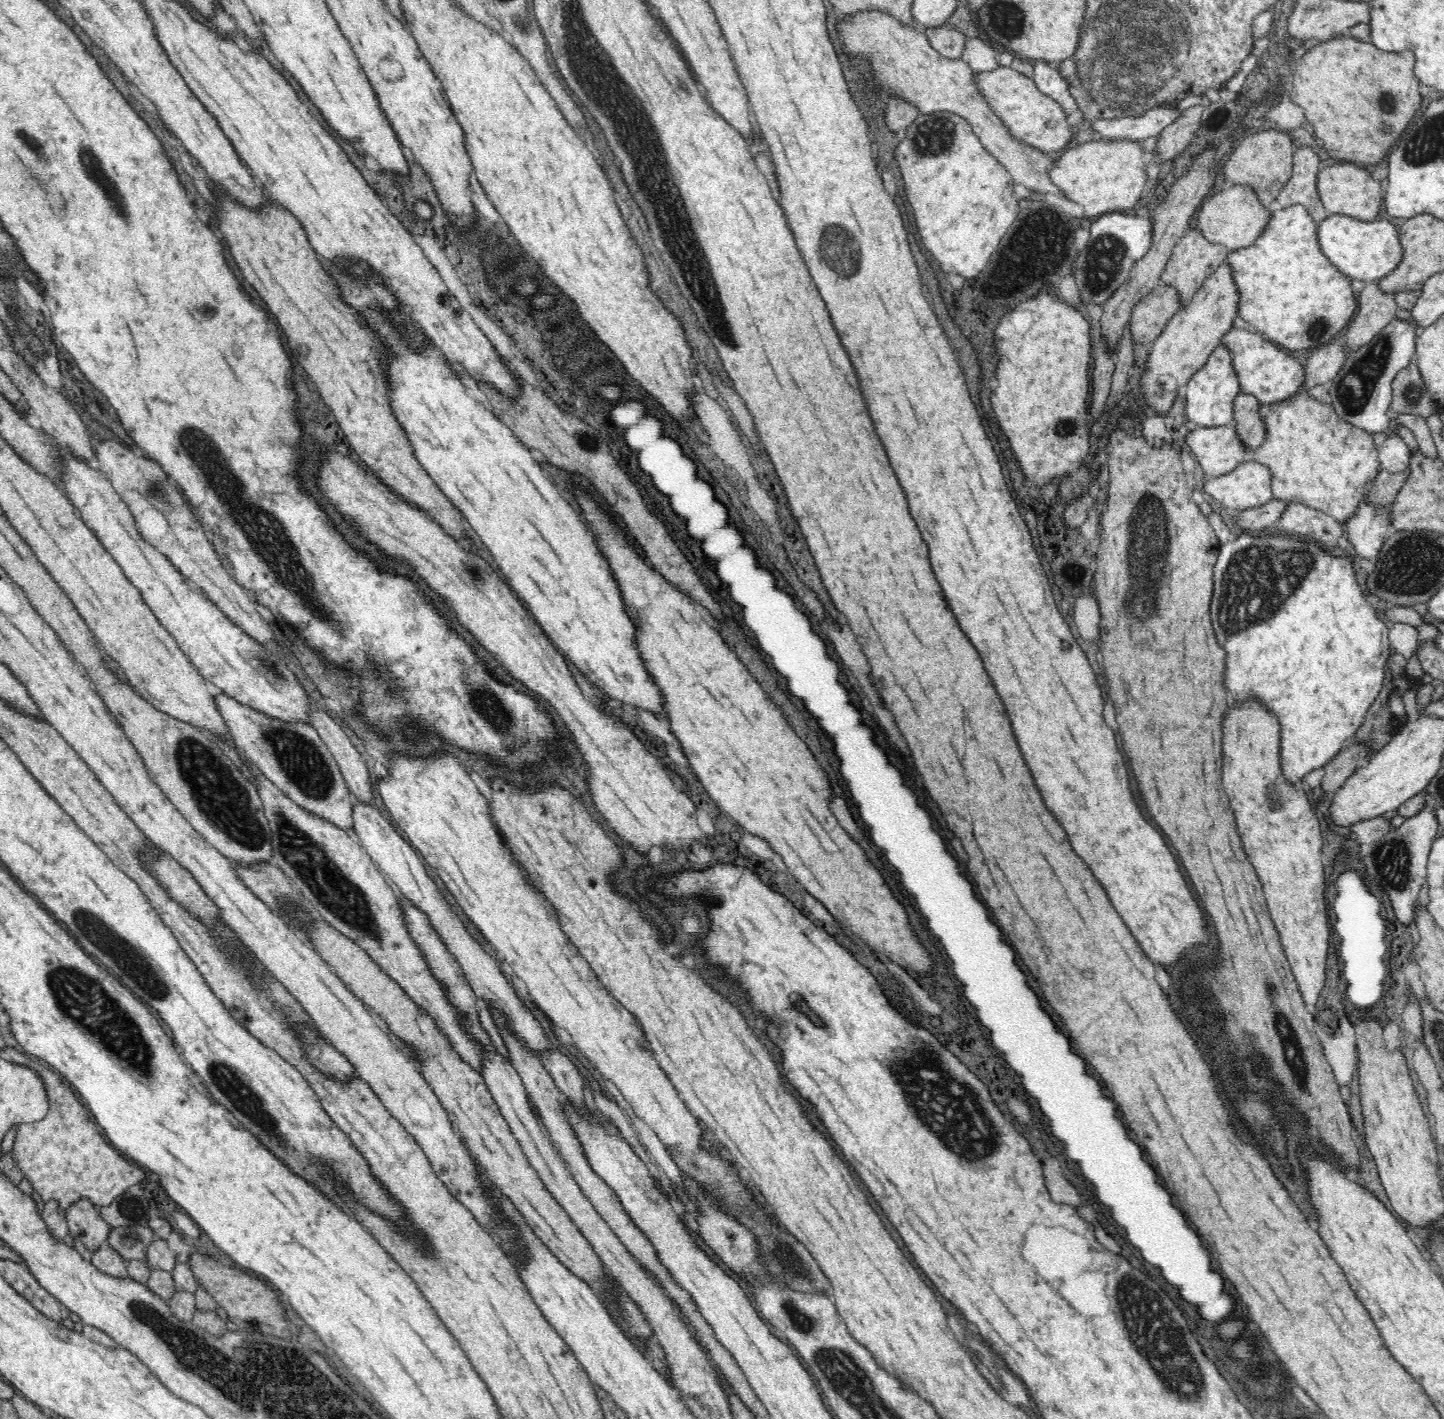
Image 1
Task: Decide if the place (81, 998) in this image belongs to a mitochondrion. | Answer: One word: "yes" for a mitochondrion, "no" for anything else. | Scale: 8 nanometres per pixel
yes

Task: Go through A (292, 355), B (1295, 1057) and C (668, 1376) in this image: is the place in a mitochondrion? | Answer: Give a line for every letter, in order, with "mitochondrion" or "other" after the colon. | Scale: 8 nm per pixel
A: other
B: mitochondrion
C: other

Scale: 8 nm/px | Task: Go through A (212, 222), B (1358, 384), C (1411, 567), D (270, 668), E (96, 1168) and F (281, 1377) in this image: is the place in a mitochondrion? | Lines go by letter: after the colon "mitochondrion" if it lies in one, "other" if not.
A: other
B: mitochondrion
C: mitochondrion
D: mitochondrion
E: other
F: mitochondrion

